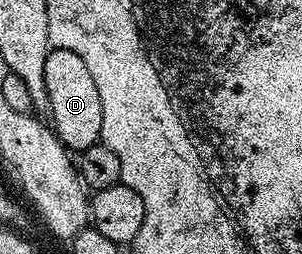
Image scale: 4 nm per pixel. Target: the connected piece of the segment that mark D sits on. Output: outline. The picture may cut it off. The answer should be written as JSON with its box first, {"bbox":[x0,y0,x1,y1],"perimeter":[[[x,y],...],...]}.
{"bbox":[44,49,102,152],"perimeter":[[[51,49],[44,63],[44,84],[47,86],[48,113],[50,112],[50,118],[54,121],[52,130],[63,147],[70,152],[81,152],[84,148],[99,145],[102,137],[100,92],[96,92],[96,83],[92,80],[92,72],[88,72],[84,60],[80,60],[80,56],[76,56],[76,52]]]}

